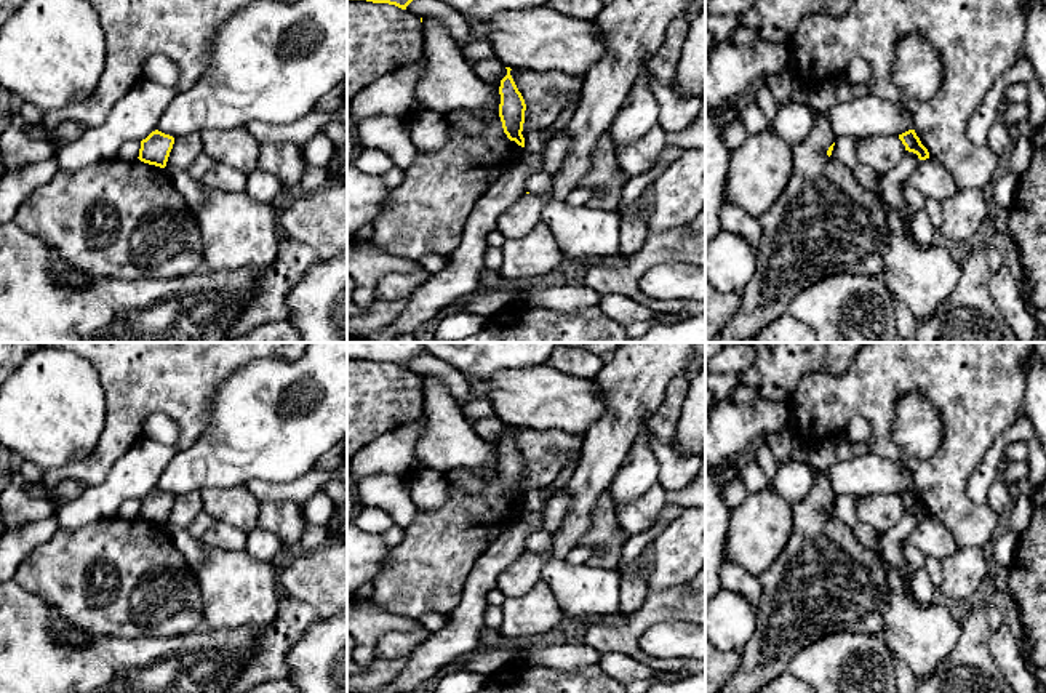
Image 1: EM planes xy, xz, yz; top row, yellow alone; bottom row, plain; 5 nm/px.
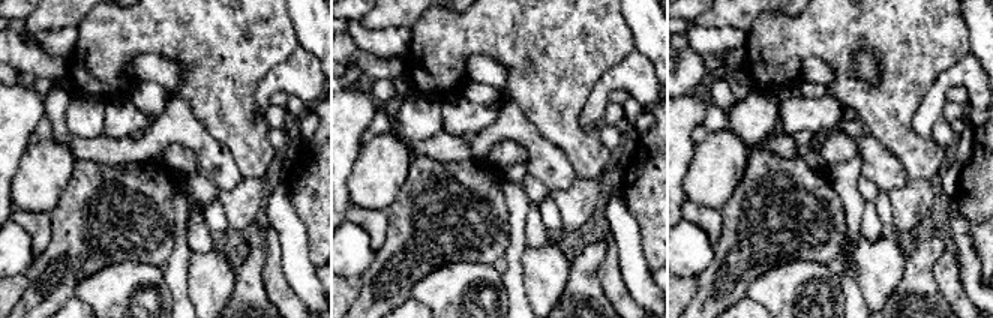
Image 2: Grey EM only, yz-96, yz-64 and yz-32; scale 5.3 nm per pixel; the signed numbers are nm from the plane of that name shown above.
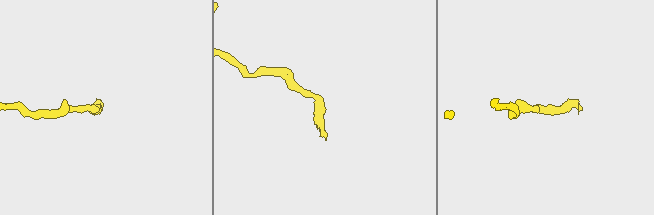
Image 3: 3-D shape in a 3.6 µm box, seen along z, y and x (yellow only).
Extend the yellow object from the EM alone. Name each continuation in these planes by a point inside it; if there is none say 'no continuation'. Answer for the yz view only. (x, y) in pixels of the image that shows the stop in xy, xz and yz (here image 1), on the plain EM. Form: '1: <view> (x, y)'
1: yz (930, 535)

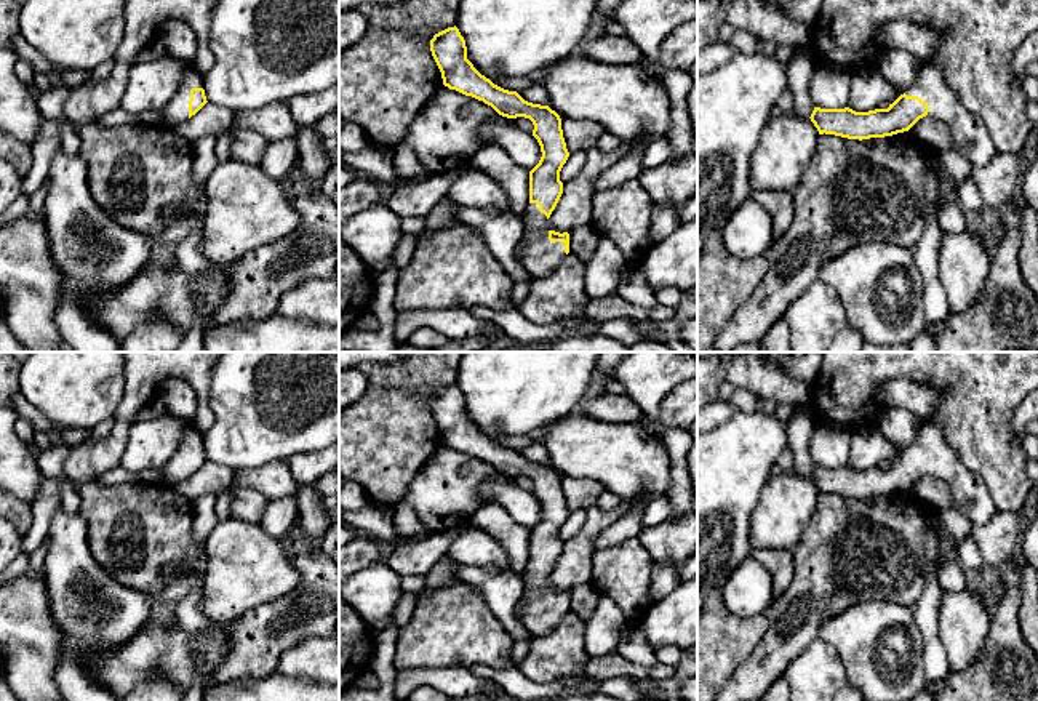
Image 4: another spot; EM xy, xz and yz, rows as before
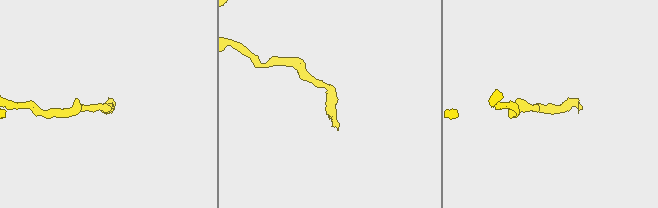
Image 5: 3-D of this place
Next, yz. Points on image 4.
1: yz (970, 493)

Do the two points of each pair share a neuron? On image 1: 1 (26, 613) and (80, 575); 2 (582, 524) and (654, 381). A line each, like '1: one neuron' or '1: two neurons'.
1: two neurons
2: one neuron

